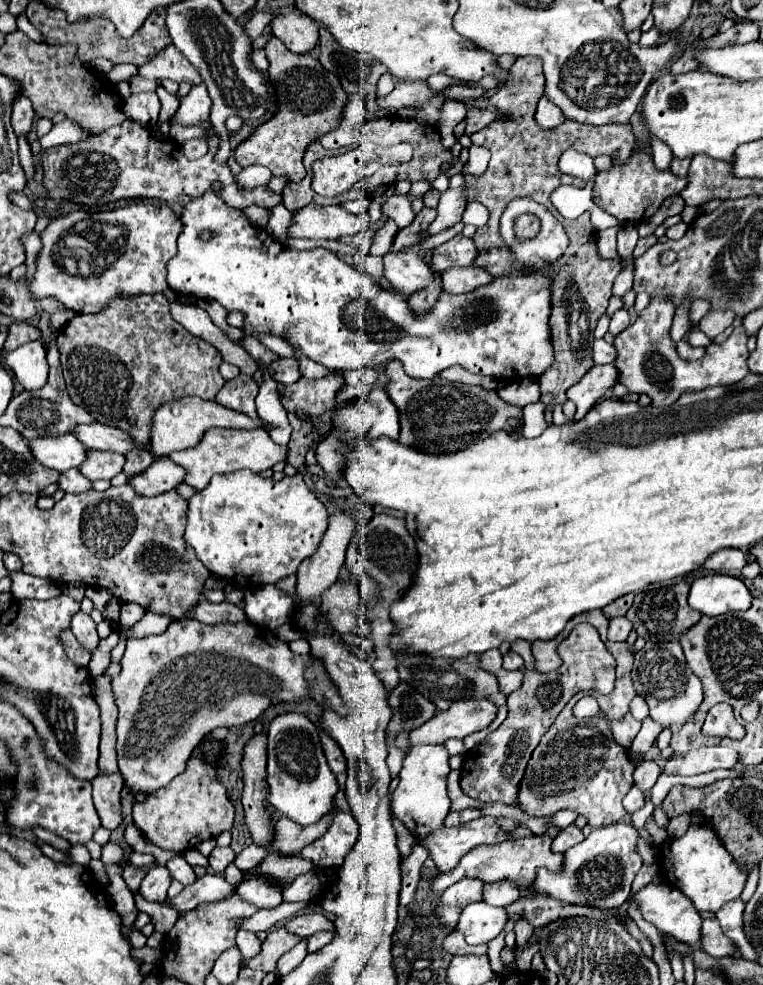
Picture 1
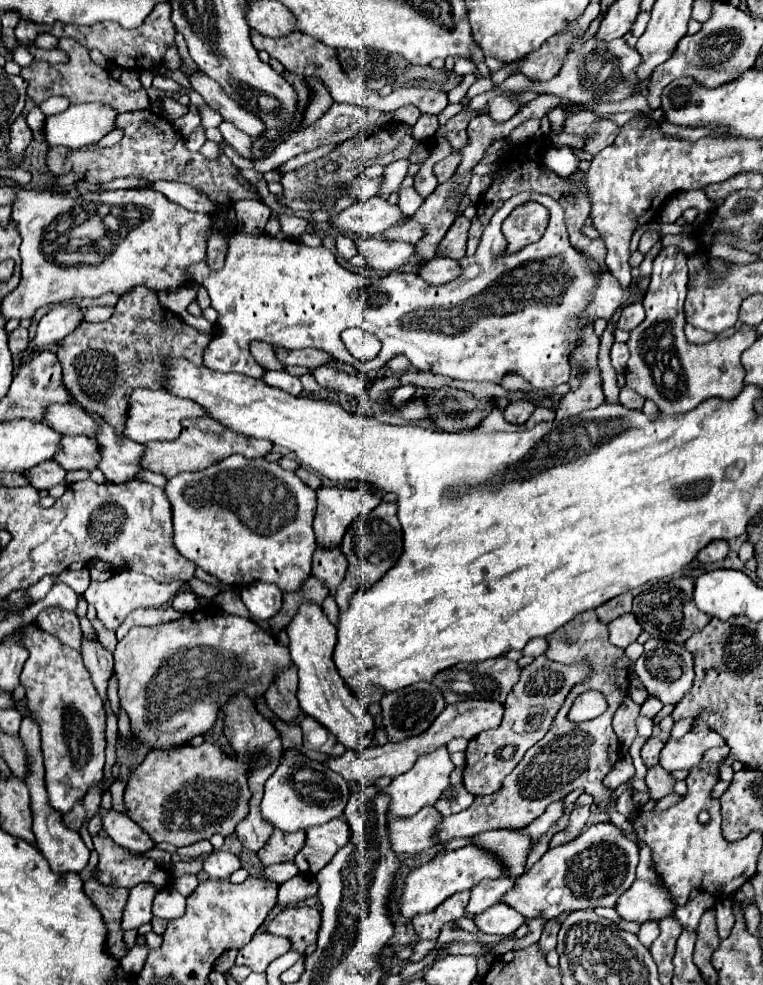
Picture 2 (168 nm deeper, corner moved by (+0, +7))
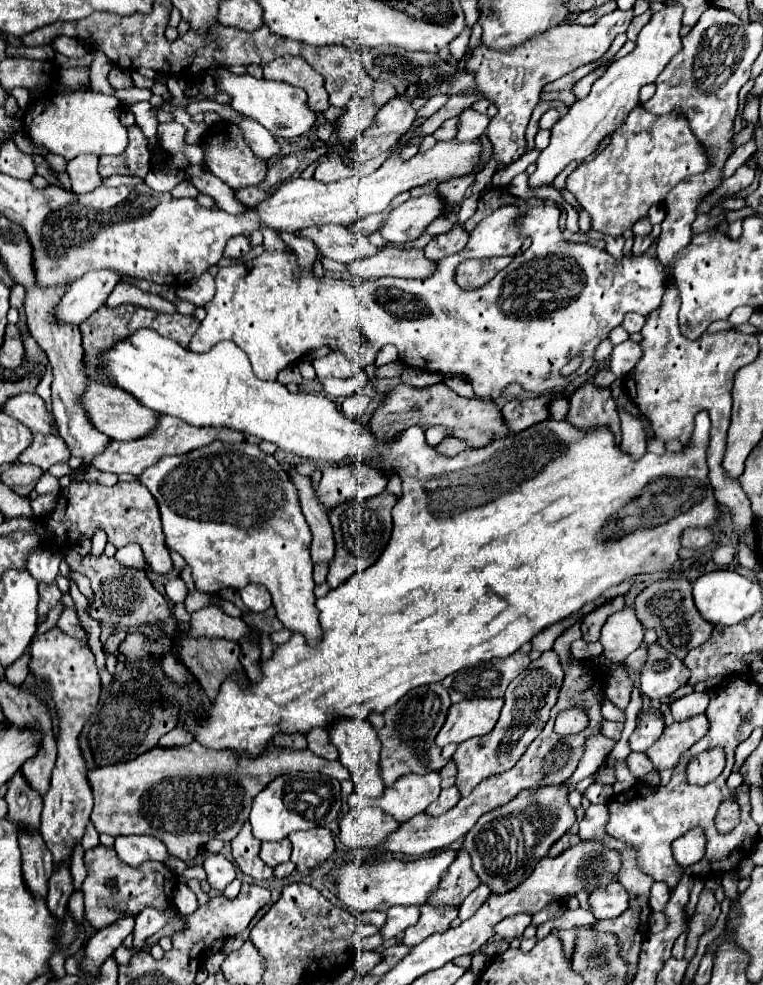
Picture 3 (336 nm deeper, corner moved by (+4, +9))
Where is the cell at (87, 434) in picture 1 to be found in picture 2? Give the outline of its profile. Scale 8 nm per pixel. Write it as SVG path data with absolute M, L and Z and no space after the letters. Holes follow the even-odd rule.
M74 402L68 404L52 404L46 408L42 422L60 434L84 434L92 436L96 430L96 422Z

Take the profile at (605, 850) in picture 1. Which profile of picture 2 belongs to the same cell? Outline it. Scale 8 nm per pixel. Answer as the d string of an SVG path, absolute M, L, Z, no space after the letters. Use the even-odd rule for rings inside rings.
M610 822L594 824L586 832L582 832L576 840L550 848L528 872L524 872L512 886L510 892L502 896L500 902L508 904L516 912L520 912L526 918L542 918L542 920L554 920L566 910L584 910L584 908L596 908L596 906L606 906L614 908L616 900L626 892L634 878L636 878L636 864L638 864L638 846L628 840L622 830L618 830Z

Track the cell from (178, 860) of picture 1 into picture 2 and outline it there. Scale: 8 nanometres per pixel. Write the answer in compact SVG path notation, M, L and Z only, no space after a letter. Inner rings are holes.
M180 876L172 882L172 888L178 890L182 896L190 896L196 890L196 886L198 886L196 876Z

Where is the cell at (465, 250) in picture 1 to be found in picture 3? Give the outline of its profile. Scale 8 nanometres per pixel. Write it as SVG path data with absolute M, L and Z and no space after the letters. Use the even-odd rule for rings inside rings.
M456 222L450 232L434 236L424 248L424 254L428 260L442 260L450 254L460 252L466 246L466 242L468 242L468 232L462 228L460 222Z

